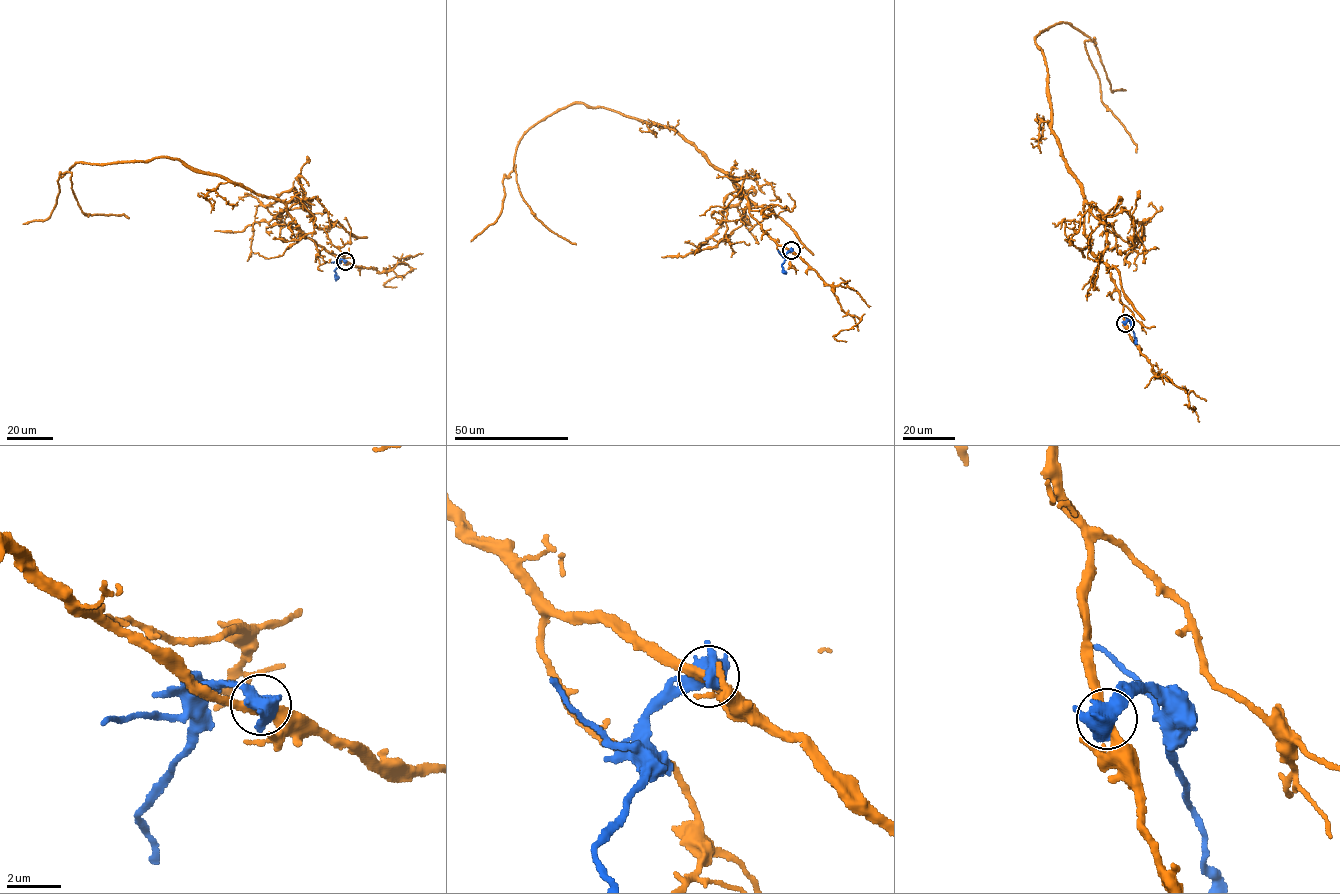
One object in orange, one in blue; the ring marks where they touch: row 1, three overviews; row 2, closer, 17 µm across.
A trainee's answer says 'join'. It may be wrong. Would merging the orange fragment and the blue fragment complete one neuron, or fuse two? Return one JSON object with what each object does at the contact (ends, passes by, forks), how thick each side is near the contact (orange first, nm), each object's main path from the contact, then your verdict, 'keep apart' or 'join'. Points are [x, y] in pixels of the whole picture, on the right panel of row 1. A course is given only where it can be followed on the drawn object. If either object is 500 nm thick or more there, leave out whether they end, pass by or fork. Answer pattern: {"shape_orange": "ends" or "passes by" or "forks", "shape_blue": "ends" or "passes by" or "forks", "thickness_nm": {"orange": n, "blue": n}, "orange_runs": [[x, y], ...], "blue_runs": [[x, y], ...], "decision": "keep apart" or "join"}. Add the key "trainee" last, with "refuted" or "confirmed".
{"thickness_nm": {"orange": 340, "blue": 600}, "orange_runs": [[1125, 322], [1051, 129], [1039, 31], [1061, 22], [1089, 38], [1101, 98], [1136, 153]], "blue_runs": [[1125, 322], [1130, 321], [1134, 344]], "decision": "keep apart", "trainee": "refuted"}

